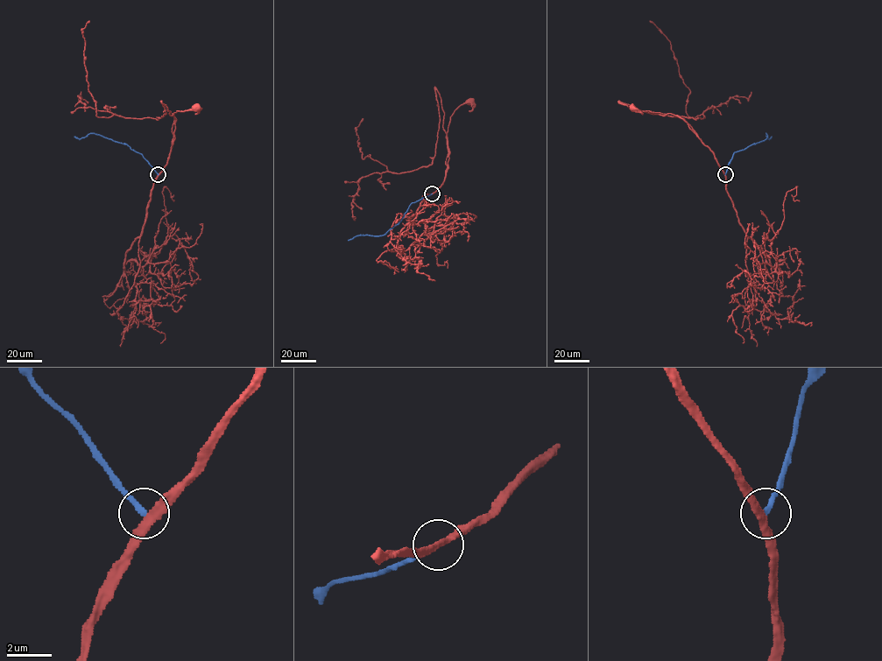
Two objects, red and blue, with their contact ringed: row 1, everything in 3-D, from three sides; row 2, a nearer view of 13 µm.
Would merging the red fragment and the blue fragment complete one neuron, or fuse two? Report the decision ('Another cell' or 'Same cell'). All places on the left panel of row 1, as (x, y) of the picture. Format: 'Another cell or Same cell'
Another cell

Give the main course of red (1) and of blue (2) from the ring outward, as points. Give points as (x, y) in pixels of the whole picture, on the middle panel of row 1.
1: (432, 193), (443, 183), (446, 175), (449, 154), (447, 133), (450, 116), (460, 106), (469, 101)
2: (432, 193), (412, 203), (401, 221), (385, 234), (359, 235), (348, 240)

